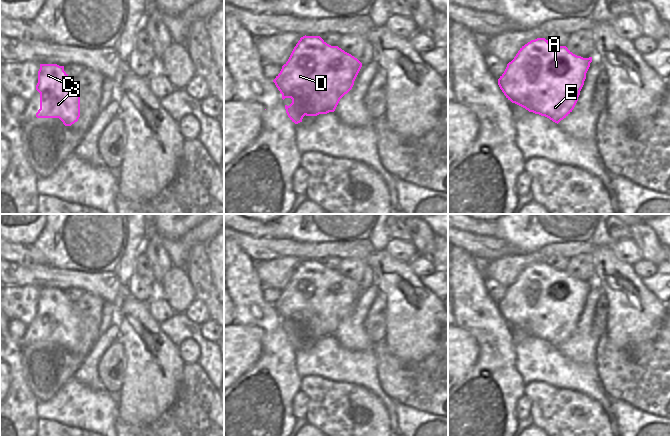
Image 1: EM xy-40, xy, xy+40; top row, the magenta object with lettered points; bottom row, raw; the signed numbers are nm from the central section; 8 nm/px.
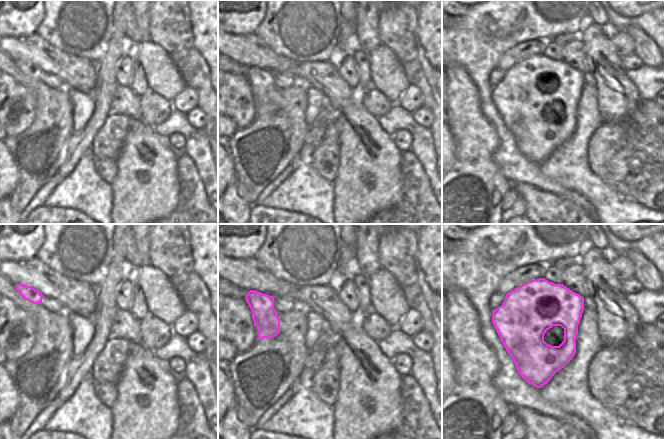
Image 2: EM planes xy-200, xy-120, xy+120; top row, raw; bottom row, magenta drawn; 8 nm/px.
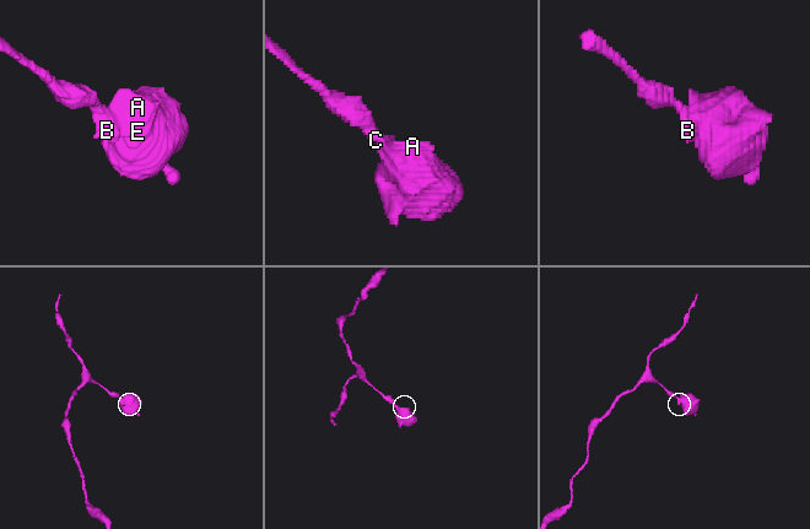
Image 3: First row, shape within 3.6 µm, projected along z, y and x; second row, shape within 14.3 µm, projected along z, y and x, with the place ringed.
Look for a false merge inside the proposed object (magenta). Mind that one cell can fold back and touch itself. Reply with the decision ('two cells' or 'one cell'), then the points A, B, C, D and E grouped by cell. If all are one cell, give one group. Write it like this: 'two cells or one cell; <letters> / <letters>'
one cell; A B C D E

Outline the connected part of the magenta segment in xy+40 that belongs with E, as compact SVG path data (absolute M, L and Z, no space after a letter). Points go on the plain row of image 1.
M537 262L520 272L498 303L498 309L512 327L558 348L574 333L591 286L592 281L577 280L566 270L555 270L545 262Z

